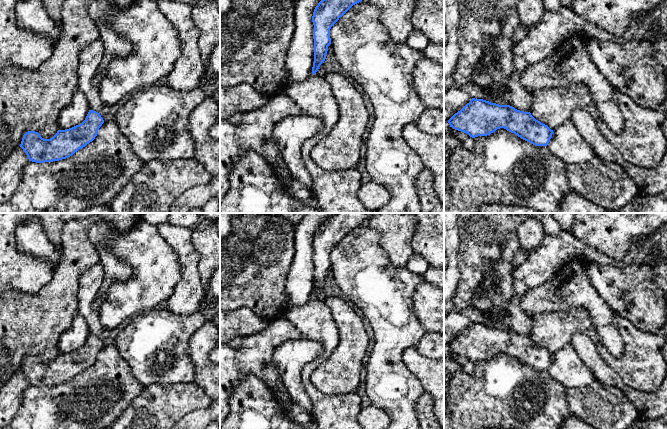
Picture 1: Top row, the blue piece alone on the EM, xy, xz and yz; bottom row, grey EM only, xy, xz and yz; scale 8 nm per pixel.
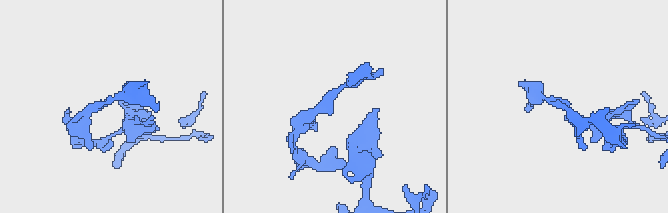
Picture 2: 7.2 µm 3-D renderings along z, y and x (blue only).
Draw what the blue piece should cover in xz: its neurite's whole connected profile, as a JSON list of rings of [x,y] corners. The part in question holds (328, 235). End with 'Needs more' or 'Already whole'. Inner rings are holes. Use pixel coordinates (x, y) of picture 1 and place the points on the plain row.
[[[337,213],[327,219],[315,231],[312,246],[314,249],[314,286],[312,298],[316,298],[324,287],[328,270],[331,268],[330,253],[353,229],[362,225],[373,213]]]. Already whole

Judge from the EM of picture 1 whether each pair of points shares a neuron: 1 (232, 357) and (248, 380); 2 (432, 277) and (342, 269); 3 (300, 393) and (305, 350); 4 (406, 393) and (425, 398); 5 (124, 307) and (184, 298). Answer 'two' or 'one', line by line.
1: two
2: two
3: one
4: two
5: two

